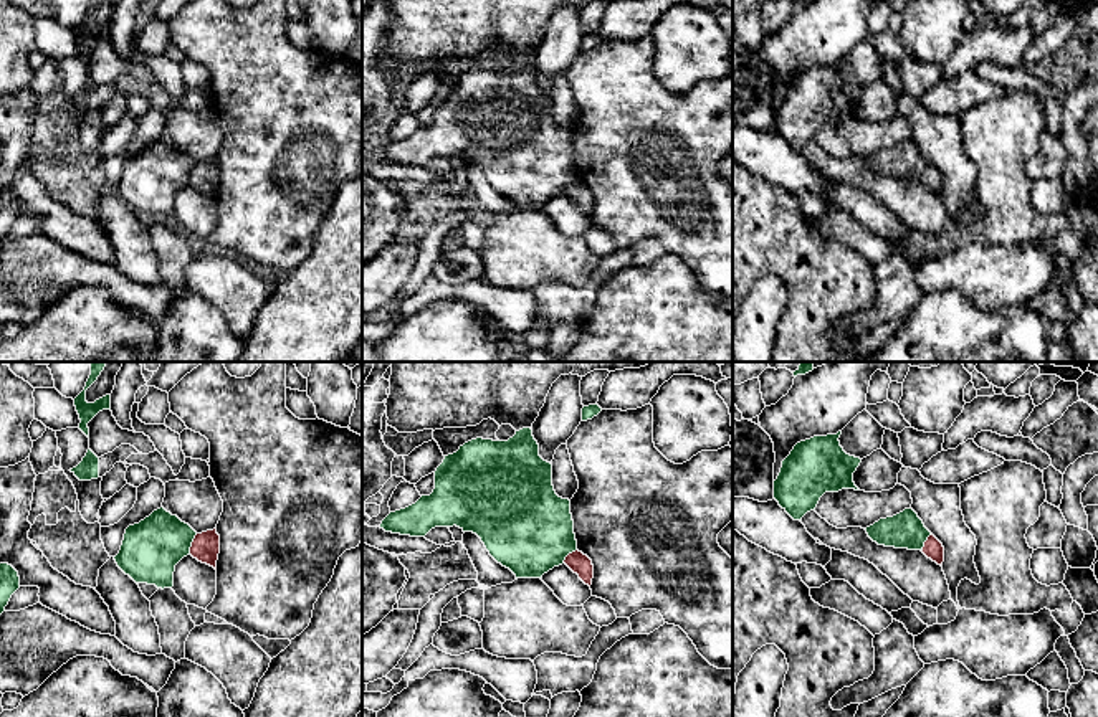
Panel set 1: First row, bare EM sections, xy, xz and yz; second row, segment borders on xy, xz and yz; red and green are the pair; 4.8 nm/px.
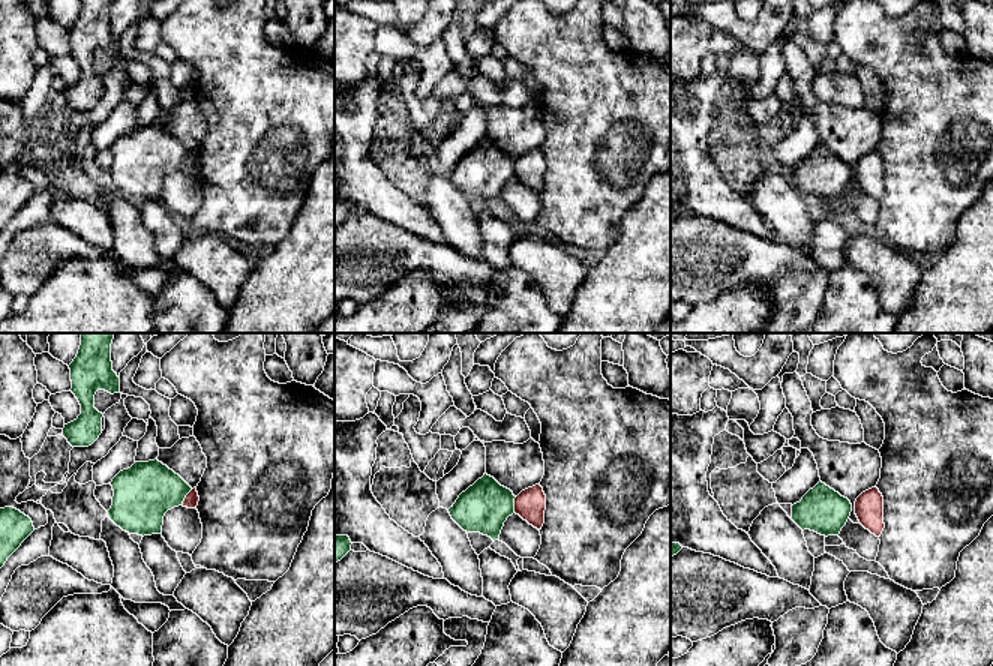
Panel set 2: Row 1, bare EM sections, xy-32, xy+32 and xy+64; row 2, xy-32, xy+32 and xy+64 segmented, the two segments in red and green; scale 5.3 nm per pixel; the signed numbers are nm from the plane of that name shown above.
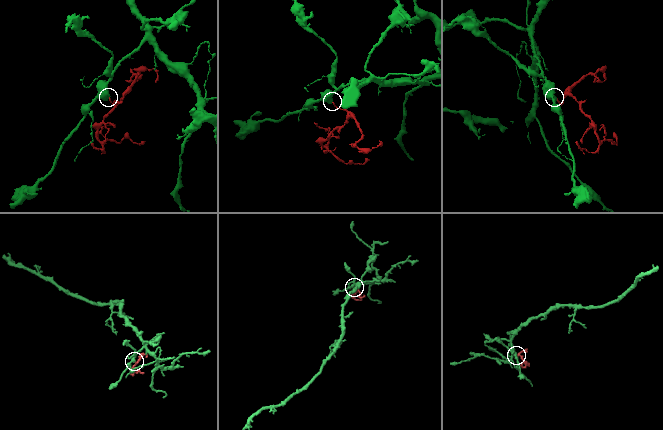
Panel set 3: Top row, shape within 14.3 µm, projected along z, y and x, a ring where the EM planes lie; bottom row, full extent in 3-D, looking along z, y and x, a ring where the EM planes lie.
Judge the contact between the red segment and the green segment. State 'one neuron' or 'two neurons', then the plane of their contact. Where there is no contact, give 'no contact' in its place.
two neurons; meets red in xy

